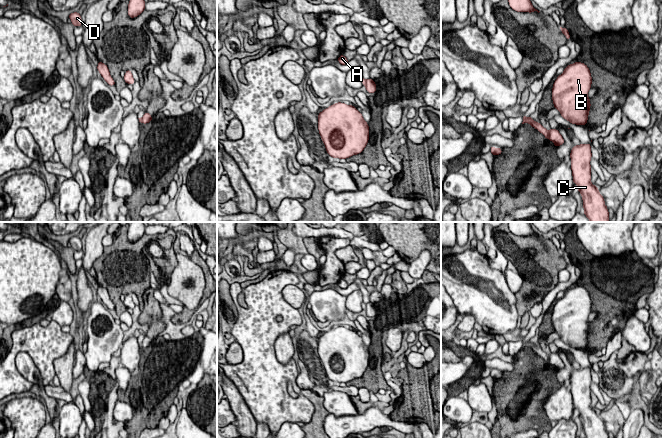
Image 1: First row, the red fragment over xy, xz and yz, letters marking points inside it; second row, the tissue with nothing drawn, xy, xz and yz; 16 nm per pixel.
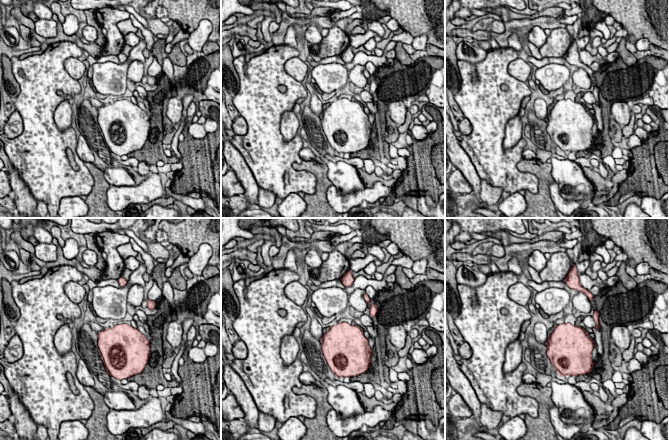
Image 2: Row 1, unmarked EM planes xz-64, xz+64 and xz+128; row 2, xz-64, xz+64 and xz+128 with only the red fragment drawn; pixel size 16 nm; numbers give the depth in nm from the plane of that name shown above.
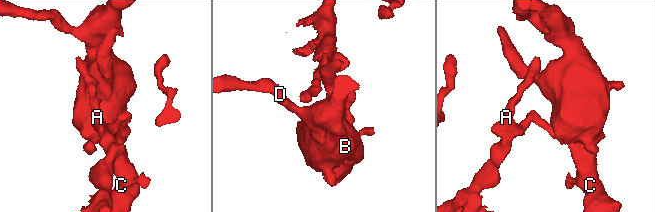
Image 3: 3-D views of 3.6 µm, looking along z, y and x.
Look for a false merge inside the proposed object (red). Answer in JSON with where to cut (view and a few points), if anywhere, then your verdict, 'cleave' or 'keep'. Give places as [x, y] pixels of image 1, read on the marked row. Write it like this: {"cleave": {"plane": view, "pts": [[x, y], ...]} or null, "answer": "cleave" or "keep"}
{"cleave": {"plane": "xz", "pts": [[366, 80], [364, 85]]}, "answer": "cleave"}

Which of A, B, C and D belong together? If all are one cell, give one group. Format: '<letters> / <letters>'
A / B C D

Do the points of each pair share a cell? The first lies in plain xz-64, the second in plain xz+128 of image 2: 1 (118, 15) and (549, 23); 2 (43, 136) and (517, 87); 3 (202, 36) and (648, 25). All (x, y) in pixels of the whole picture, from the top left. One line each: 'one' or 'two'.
1: two
2: one
3: two

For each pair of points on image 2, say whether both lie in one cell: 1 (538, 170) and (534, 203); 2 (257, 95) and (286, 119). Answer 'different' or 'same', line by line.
1: same
2: different

